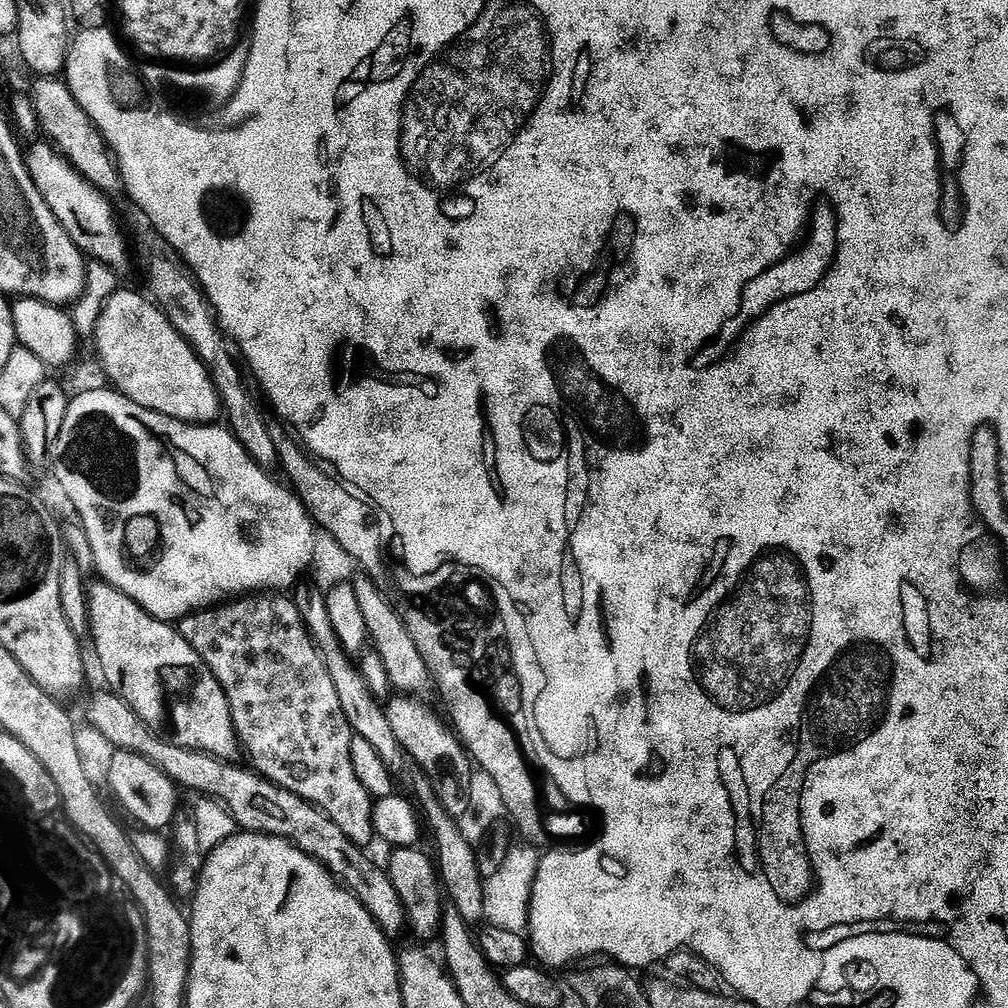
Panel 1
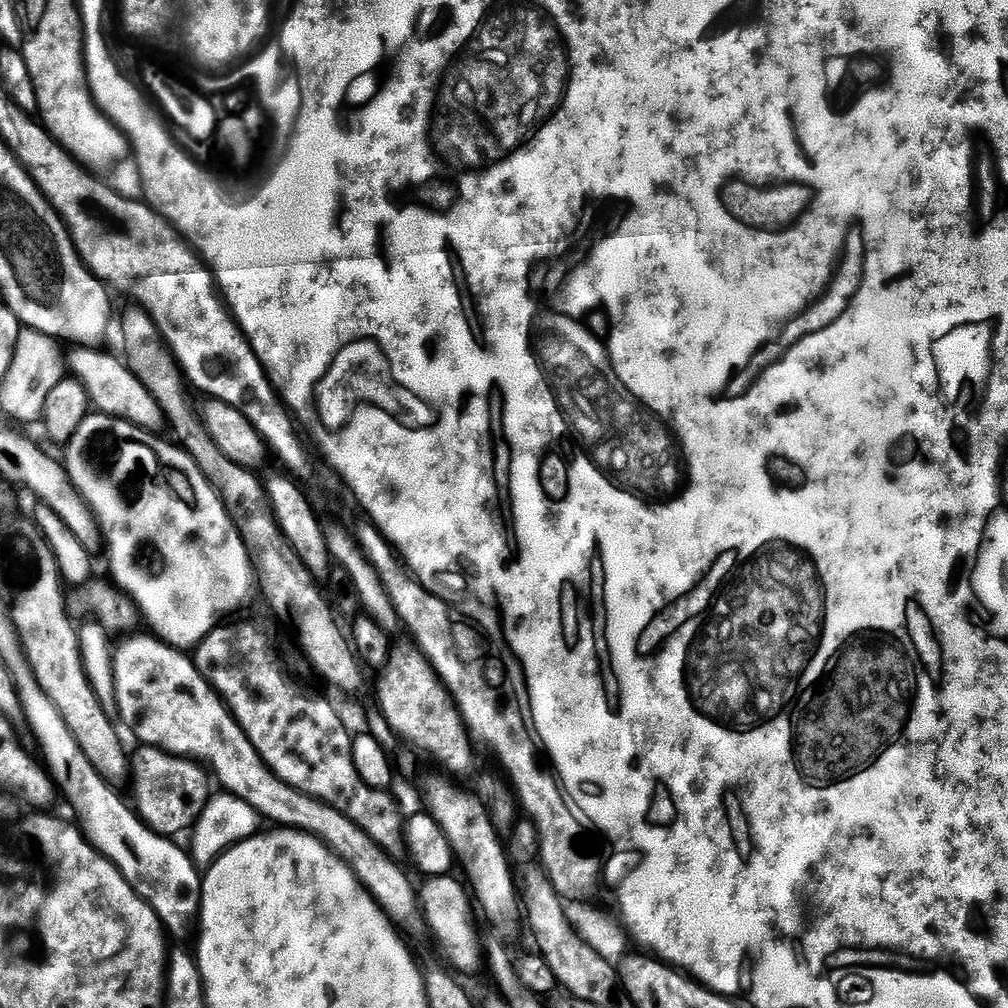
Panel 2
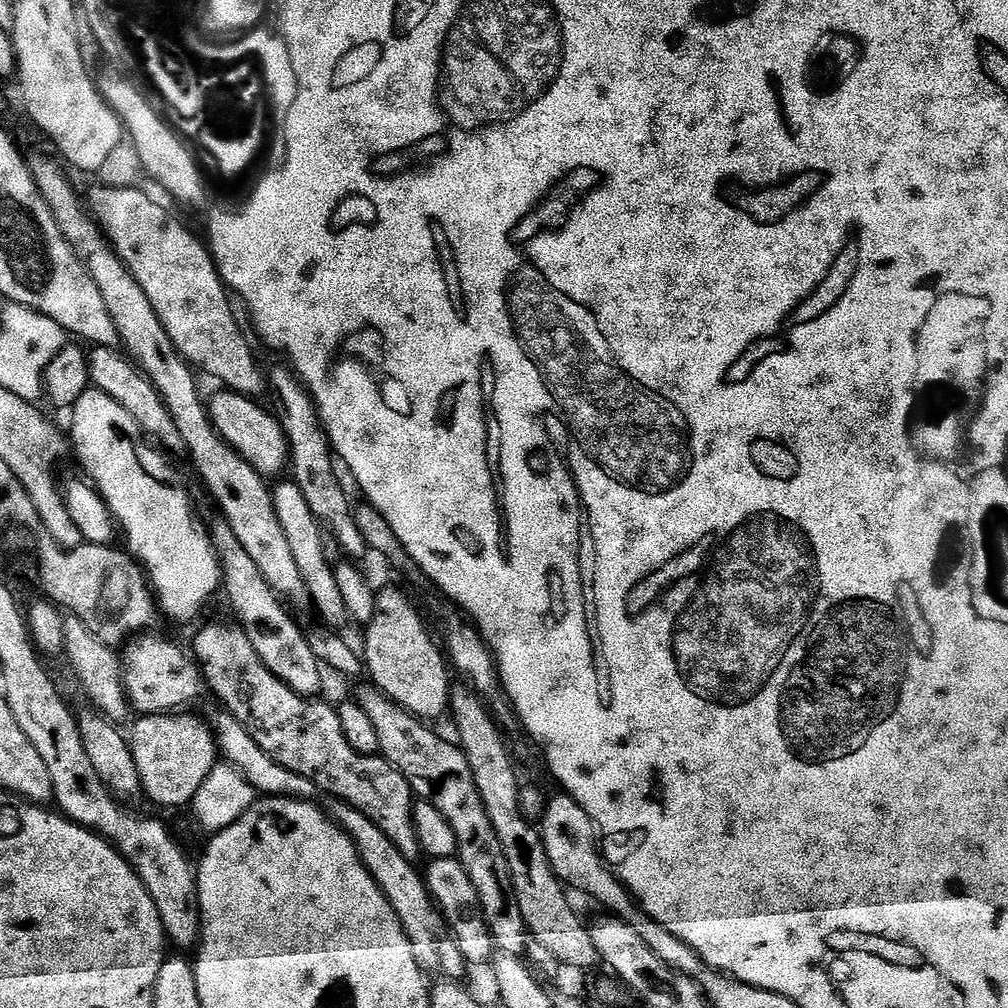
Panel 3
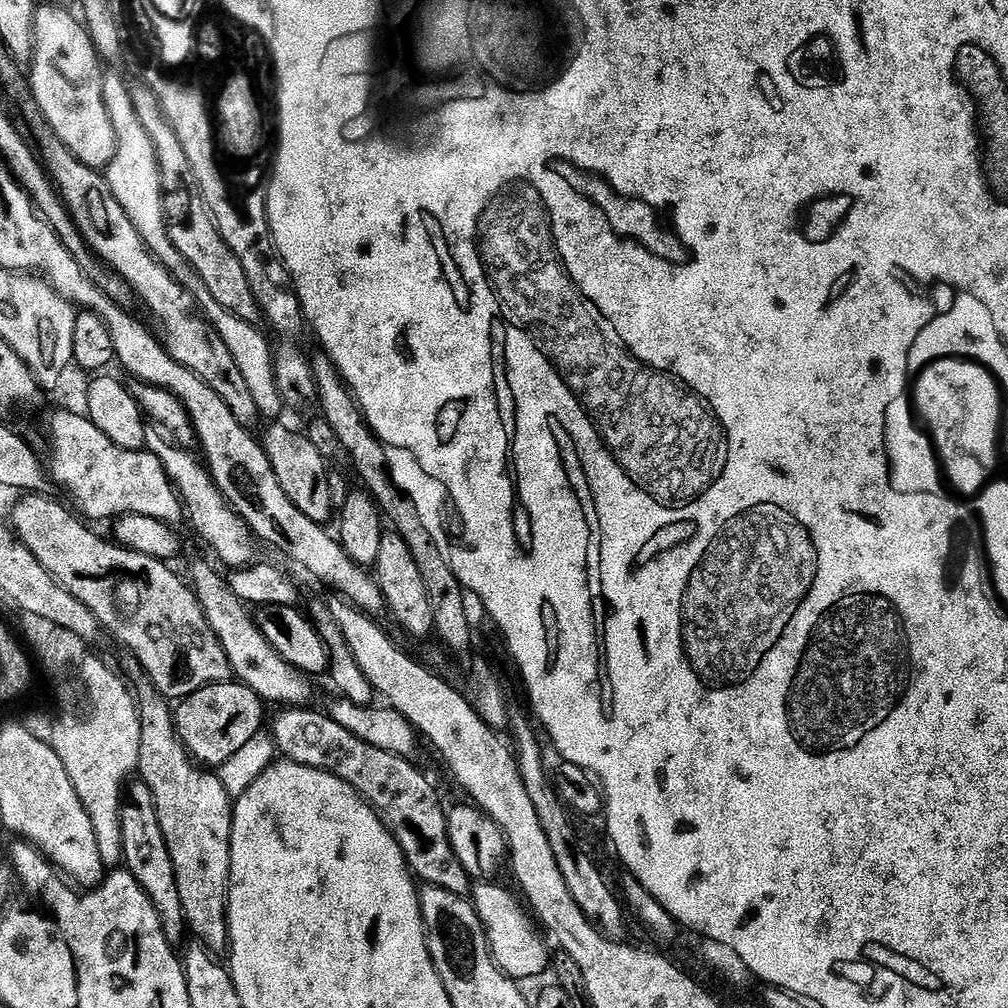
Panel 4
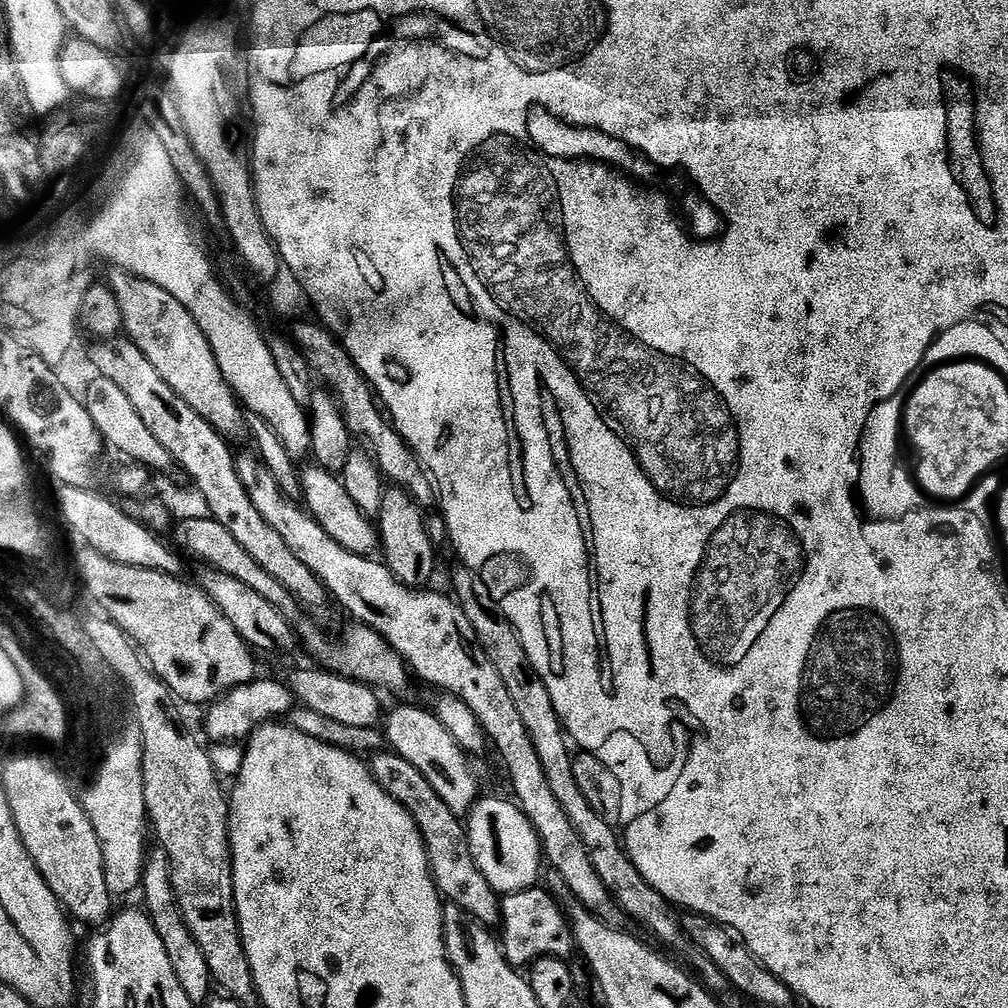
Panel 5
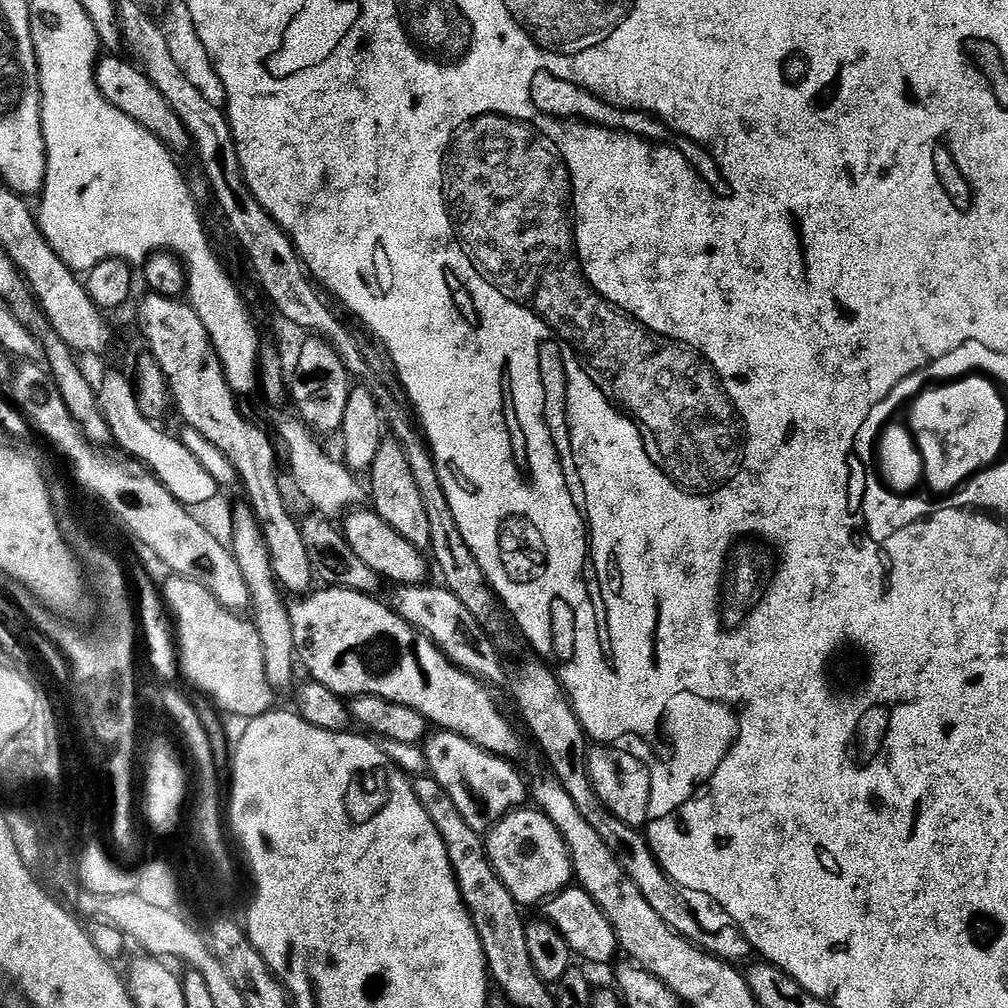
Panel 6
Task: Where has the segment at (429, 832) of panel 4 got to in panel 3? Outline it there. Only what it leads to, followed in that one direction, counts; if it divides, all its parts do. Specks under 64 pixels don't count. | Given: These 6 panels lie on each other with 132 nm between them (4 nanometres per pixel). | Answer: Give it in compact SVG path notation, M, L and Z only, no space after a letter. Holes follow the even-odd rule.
M340 718L336 724L332 724L332 736L328 736L328 740L332 740L332 744L316 744L316 740L308 740L308 736L312 736L312 732L308 732L308 728L312 728L312 724L308 724L308 720L300 720L300 732L296 732L296 769L293 773L303 777L315 789L318 787L332 796L345 799L342 802L374 821L382 832L394 842L404 857L411 859L415 856L414 854L420 854L422 847L412 818L416 804L412 788L403 774L389 764L385 758L379 755L362 756L354 747L350 746L345 732L342 730Z

